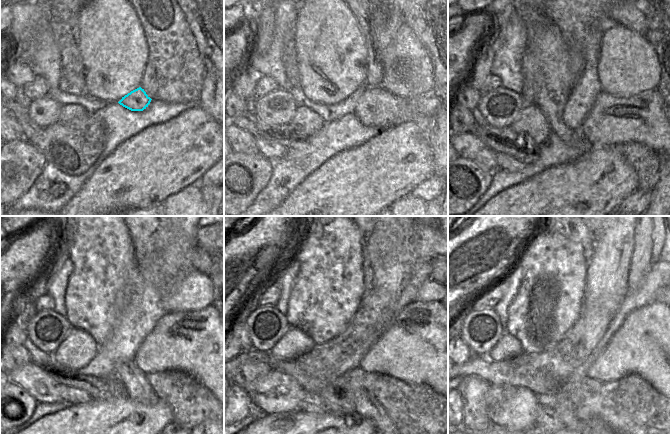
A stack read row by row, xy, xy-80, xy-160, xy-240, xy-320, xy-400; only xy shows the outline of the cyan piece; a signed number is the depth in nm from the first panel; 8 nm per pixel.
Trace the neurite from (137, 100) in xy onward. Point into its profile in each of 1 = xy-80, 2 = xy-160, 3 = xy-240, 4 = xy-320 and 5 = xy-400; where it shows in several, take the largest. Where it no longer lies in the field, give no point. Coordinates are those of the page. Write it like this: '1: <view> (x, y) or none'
1: xy-80 (378, 108)
2: xy-160 (612, 120)
3: xy-240 (196, 342)
4: xy-320 (425, 345)
5: xy-400 (651, 343)

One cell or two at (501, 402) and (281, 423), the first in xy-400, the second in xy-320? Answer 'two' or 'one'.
two

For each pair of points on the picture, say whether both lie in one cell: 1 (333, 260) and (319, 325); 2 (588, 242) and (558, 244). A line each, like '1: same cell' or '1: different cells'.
1: same cell
2: different cells

